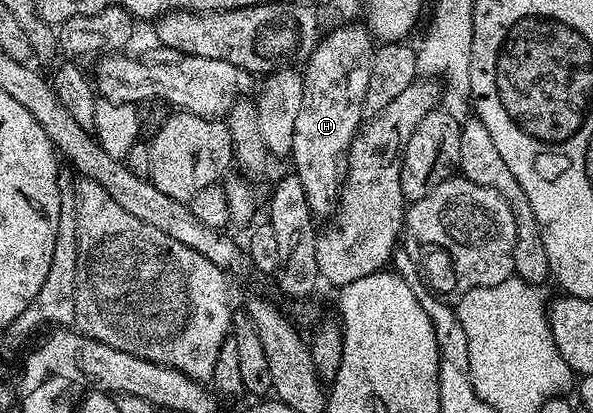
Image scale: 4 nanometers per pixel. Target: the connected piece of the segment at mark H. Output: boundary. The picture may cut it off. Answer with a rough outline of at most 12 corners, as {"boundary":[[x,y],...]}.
{"boundary":[[349,22],[303,61],[291,171],[333,215],[374,40]]}

